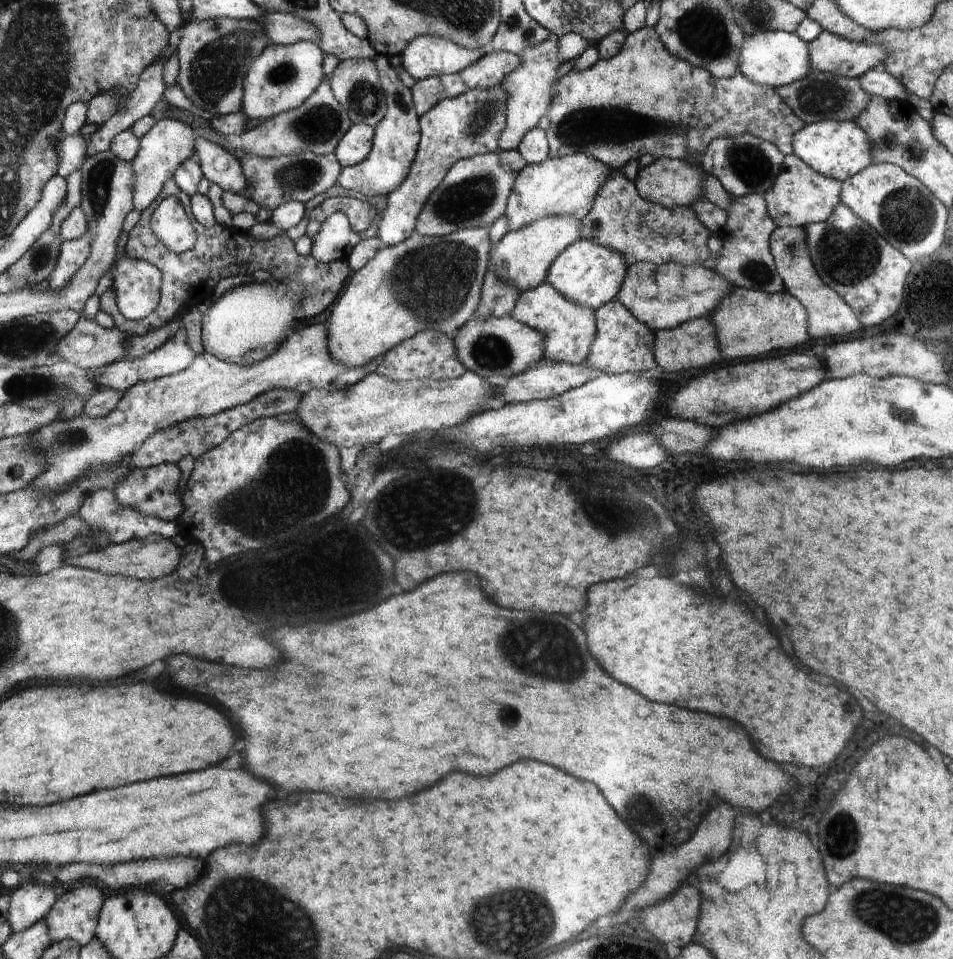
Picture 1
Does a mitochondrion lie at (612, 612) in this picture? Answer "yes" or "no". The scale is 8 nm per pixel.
no

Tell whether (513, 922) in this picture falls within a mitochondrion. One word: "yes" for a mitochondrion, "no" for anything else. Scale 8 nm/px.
yes

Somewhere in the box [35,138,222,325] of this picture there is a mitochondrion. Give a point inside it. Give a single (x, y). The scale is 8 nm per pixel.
(100, 179)

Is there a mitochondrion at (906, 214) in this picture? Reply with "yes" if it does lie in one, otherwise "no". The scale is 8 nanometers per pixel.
yes

